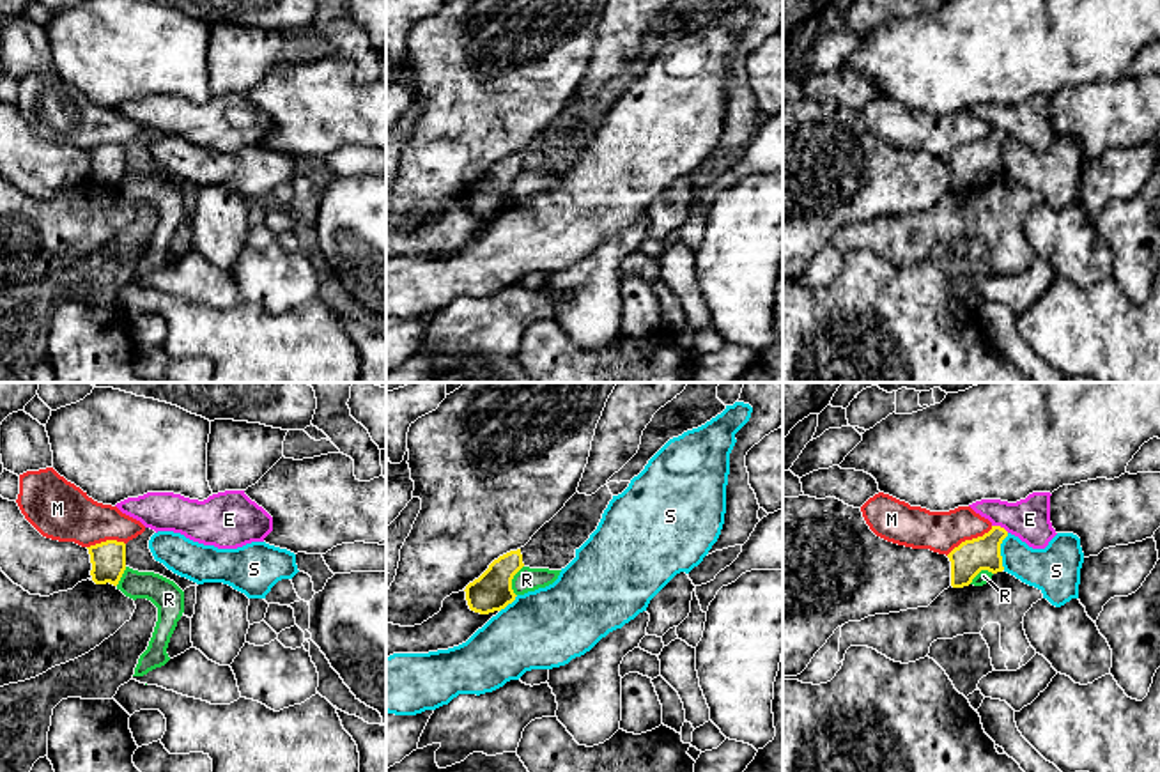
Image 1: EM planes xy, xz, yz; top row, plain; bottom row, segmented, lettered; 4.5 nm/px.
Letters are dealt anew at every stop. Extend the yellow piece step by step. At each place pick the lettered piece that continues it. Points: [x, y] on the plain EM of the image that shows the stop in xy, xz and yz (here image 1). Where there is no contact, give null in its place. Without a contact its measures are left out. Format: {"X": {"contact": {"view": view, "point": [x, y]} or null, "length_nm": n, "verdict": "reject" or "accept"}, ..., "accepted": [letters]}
{"E": {"contact": {"view": "yz", "point": [999, 130]}, "length_nm": 90, "verdict": "reject"}, "M": {"contact": {"view": "yz", "point": [969, 144]}, "length_nm": 260, "verdict": "reject"}, "R": {"contact": {"view": "xz", "point": [510, 185]}, "length_nm": 150, "verdict": "reject"}, "S": {"contact": {"view": "yz", "point": [999, 154]}, "length_nm": 170, "verdict": "reject"}, "accepted": []}

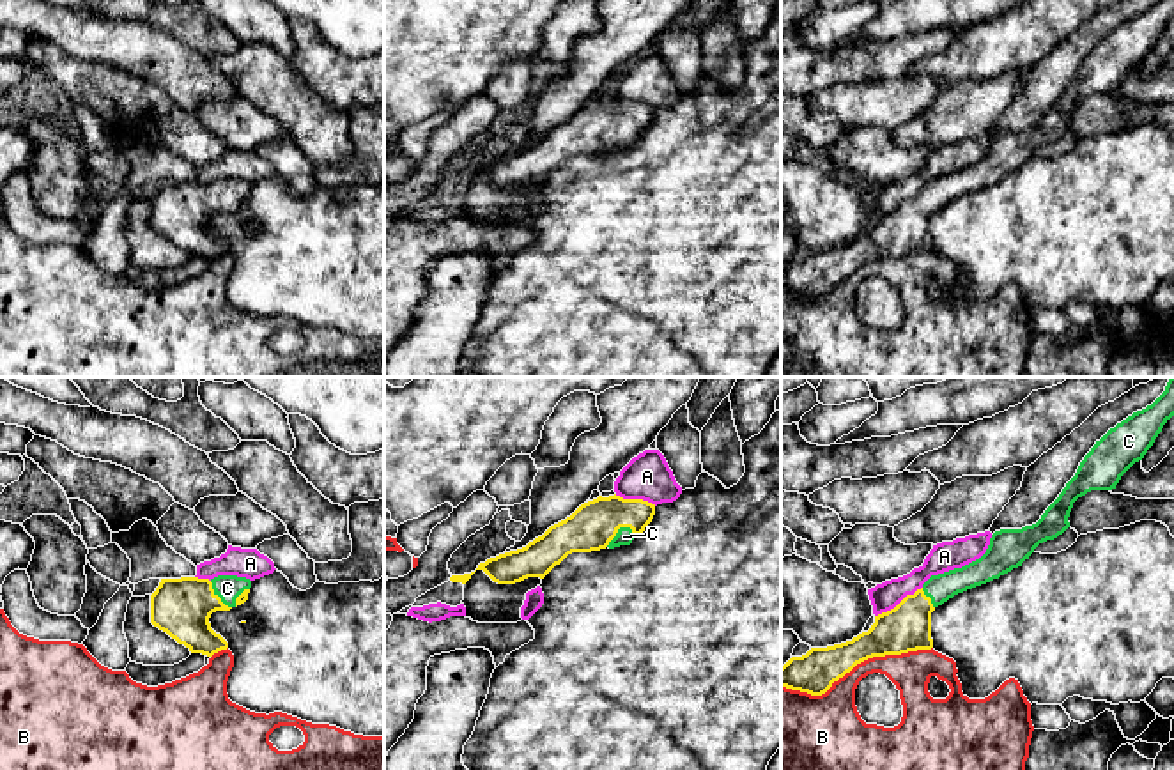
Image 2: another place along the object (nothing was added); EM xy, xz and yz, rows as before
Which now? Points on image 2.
{"A": {"contact": {"view": "yz", "point": [900, 206]}, "length_nm": 260, "verdict": "reject"}, "B": {"contact": {"view": "yz", "point": [856, 268]}, "length_nm": 700, "verdict": "reject"}, "C": {"contact": {"view": "xz", "point": [617, 135]}, "length_nm": 150, "verdict": "accept"}, "accepted": ["C"]}

